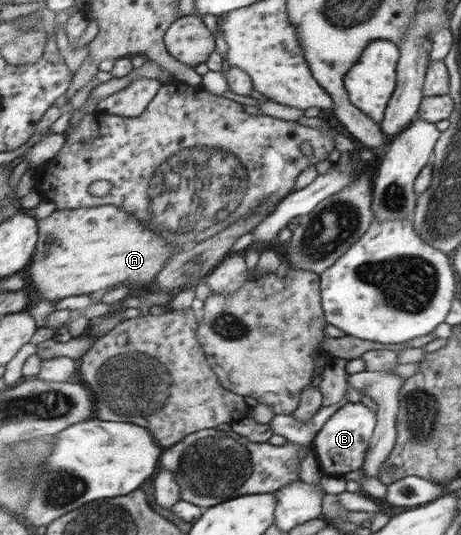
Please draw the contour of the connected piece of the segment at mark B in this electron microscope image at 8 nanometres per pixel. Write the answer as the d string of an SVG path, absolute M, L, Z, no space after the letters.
M348 402L341 407L319 431L312 443L324 475L337 475L362 470L377 426L377 411L361 402Z

